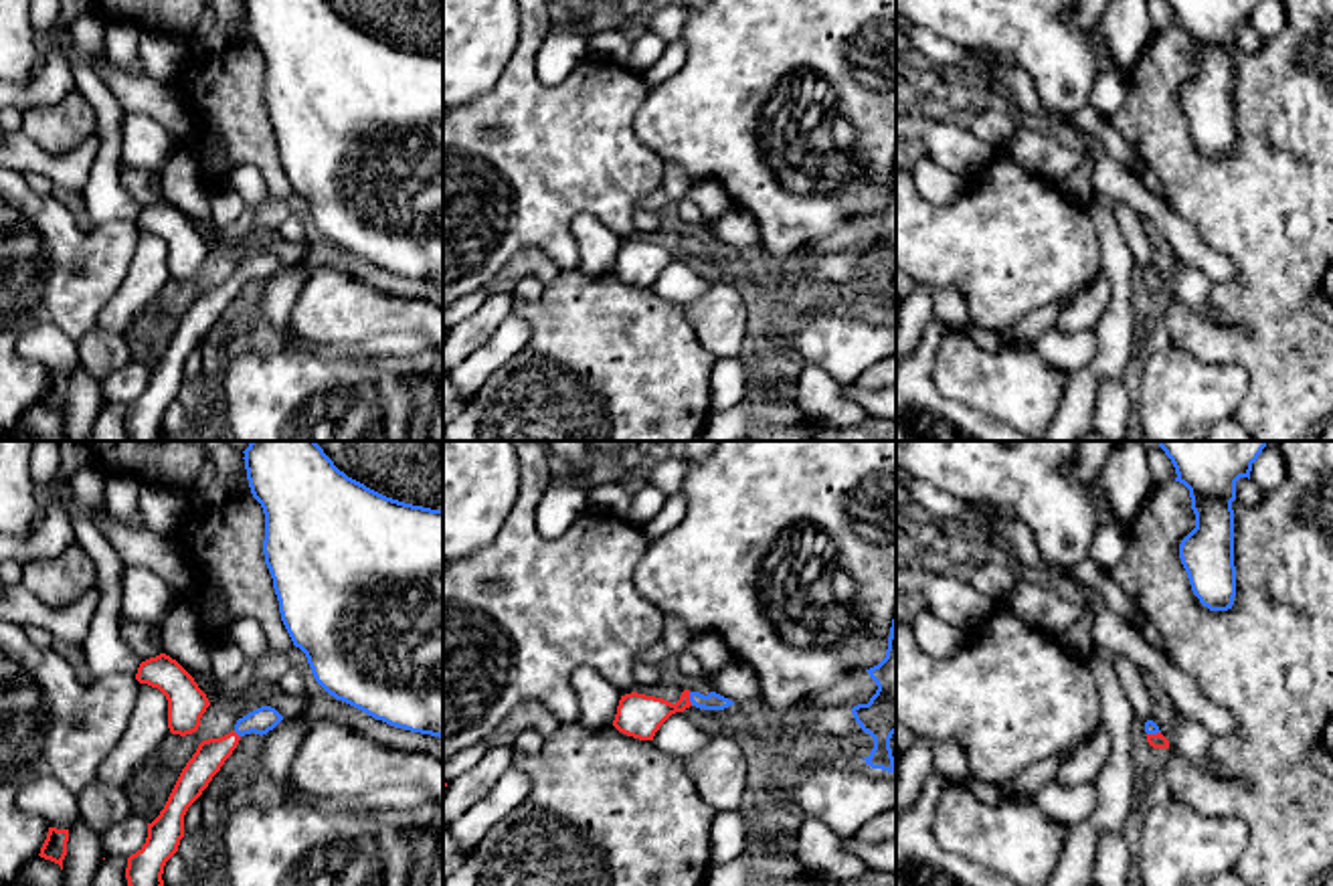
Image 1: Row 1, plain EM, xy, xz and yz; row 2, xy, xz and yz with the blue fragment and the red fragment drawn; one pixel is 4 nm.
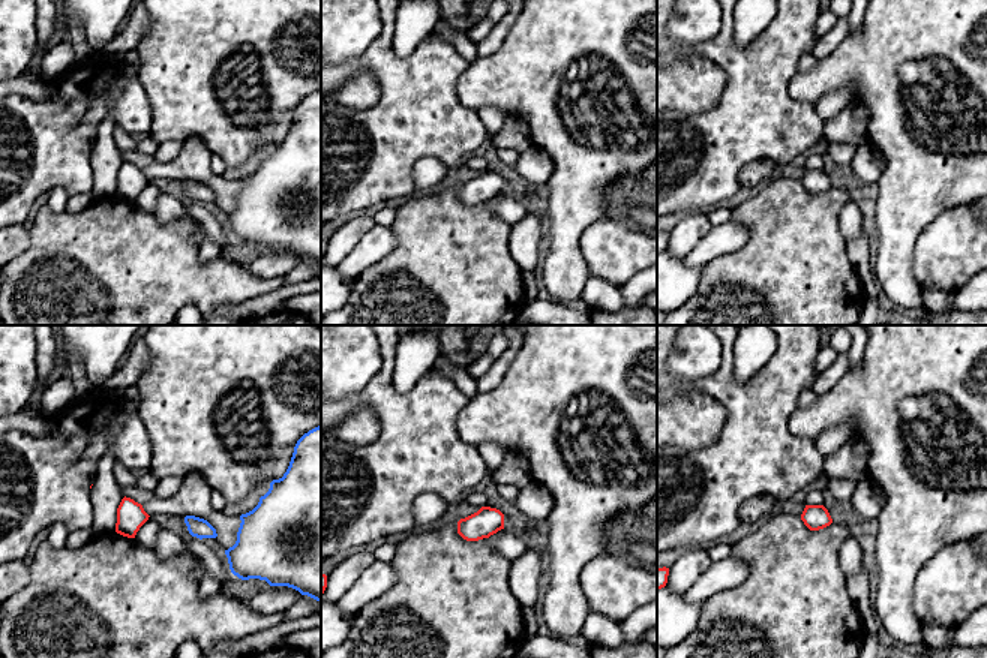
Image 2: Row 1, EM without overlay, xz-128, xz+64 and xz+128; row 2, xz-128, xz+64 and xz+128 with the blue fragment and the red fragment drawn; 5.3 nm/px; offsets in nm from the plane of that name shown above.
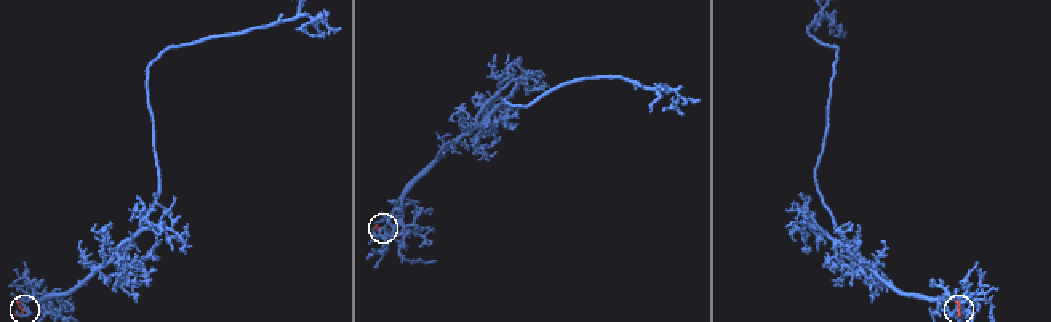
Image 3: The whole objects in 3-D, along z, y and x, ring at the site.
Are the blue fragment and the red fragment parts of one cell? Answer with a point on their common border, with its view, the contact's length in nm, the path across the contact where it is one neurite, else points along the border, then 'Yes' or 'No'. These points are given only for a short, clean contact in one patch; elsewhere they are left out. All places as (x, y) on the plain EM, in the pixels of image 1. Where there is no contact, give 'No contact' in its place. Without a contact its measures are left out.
Touches blue at xz (690, 245). Shared border 60 nm. Path across: xz (713, 247), (690, 245), (674, 255), (638, 261). Yes

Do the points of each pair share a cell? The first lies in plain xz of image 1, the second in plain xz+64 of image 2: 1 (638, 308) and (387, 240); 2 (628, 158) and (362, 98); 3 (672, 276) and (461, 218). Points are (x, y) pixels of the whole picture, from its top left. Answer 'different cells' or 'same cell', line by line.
1: different cells
2: different cells
3: different cells

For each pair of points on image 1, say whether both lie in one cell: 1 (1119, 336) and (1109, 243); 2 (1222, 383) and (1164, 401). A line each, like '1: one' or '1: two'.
1: one
2: one

